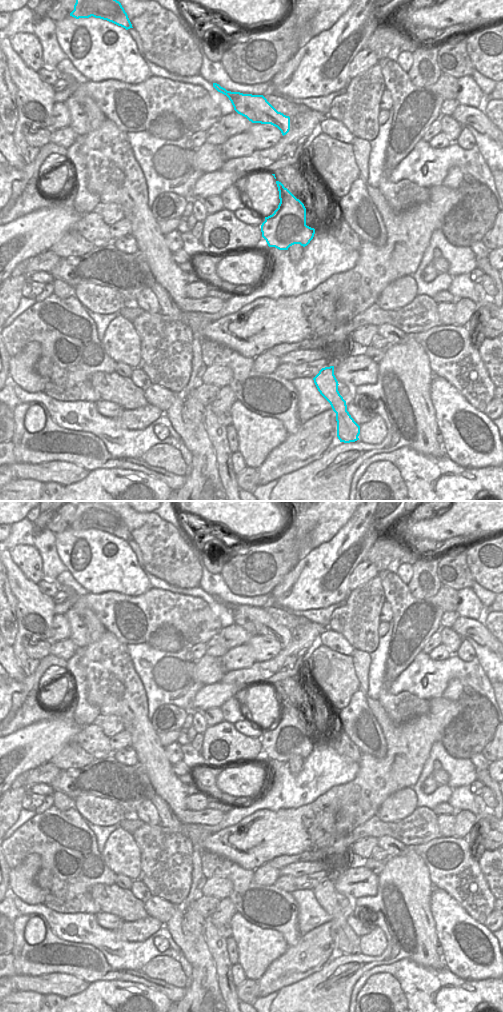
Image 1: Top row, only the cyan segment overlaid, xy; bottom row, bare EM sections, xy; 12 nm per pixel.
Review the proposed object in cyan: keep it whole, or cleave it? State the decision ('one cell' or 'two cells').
two cells

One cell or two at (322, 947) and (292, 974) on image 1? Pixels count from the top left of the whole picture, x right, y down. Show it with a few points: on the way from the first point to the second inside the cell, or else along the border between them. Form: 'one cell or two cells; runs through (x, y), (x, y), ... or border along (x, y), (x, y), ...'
one cell; runs through (315, 951), (299, 967)

